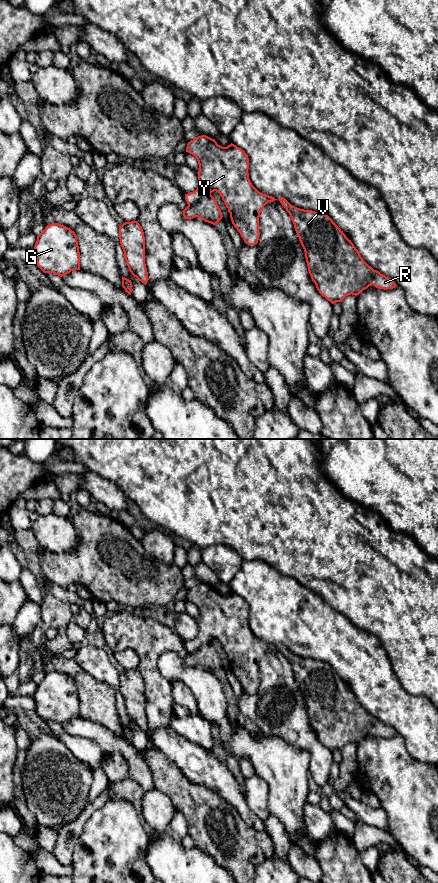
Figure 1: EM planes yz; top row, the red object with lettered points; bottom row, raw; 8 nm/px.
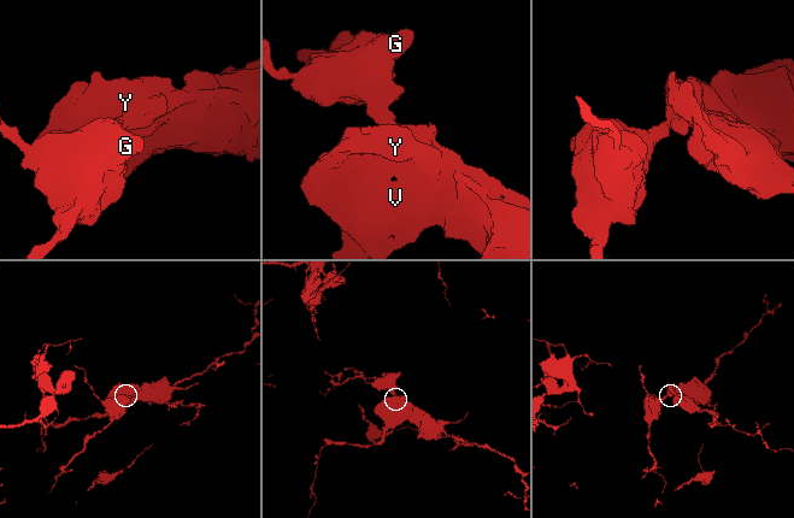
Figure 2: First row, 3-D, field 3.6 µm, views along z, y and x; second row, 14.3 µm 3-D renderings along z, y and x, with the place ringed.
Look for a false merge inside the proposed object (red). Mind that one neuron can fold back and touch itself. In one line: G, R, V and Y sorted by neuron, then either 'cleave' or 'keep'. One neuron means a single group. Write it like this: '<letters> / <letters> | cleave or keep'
G / R V Y | cleave

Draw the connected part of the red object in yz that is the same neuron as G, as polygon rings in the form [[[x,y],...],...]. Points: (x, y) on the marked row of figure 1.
[[[53,223],[37,236],[34,246],[36,264],[44,273],[60,277],[80,270],[77,236],[70,228]]]

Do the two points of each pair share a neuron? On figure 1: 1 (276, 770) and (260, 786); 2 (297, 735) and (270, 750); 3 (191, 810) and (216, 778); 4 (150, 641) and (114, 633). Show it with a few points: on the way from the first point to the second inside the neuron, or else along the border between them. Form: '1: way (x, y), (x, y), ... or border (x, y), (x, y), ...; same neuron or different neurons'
1: border (256, 773), (267, 784), (268, 804); different neurons
2: border (263, 733), (278, 736), (297, 749), (306, 751); different neurons
3: border (187, 778), (194, 783), (213, 790), (228, 802); different neurons
4: way (141, 633), (123, 633); same neuron

